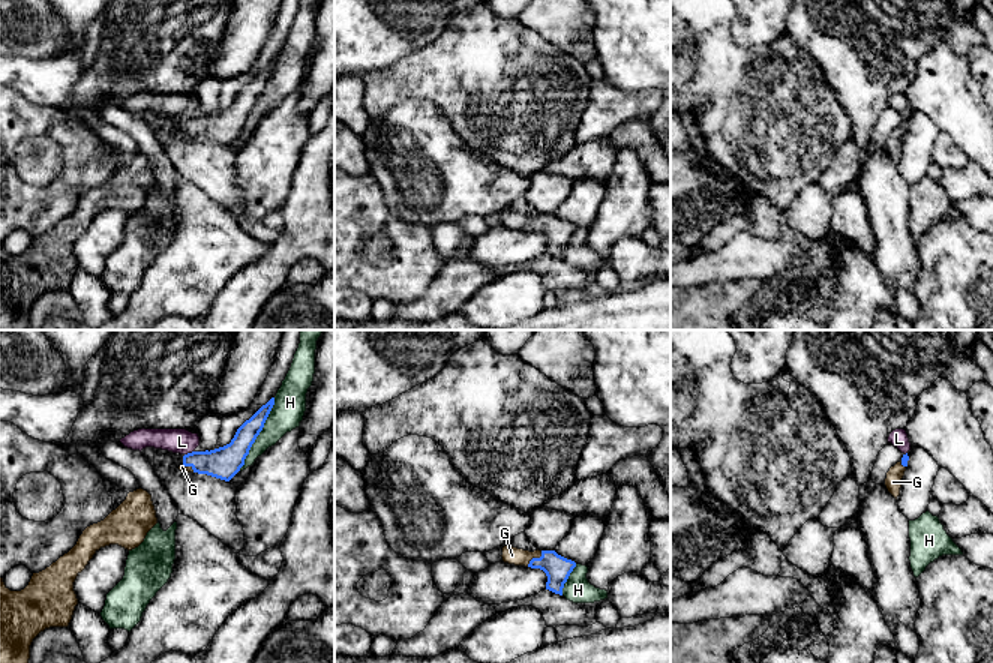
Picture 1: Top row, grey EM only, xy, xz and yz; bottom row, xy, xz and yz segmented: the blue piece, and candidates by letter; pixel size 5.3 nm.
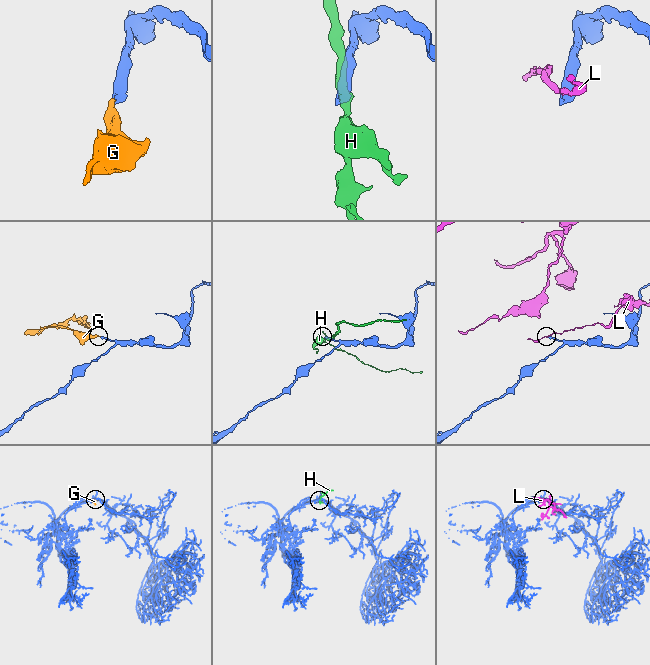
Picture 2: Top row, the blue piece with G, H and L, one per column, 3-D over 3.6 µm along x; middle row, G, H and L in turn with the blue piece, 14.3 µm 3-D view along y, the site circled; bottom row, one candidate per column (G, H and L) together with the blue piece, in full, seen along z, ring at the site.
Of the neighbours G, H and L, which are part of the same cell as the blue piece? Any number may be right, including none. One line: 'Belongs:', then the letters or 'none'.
Belongs: G

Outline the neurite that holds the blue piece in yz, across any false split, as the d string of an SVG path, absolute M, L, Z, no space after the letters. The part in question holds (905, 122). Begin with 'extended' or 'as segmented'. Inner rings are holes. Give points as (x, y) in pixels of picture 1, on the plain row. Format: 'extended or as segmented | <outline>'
extended | M906 117L903 118L902 124L897 126L894 130L891 130L890 135L886 136L885 150L896 164L900 159L902 142L906 135L908 124L909 124L909 120Z

